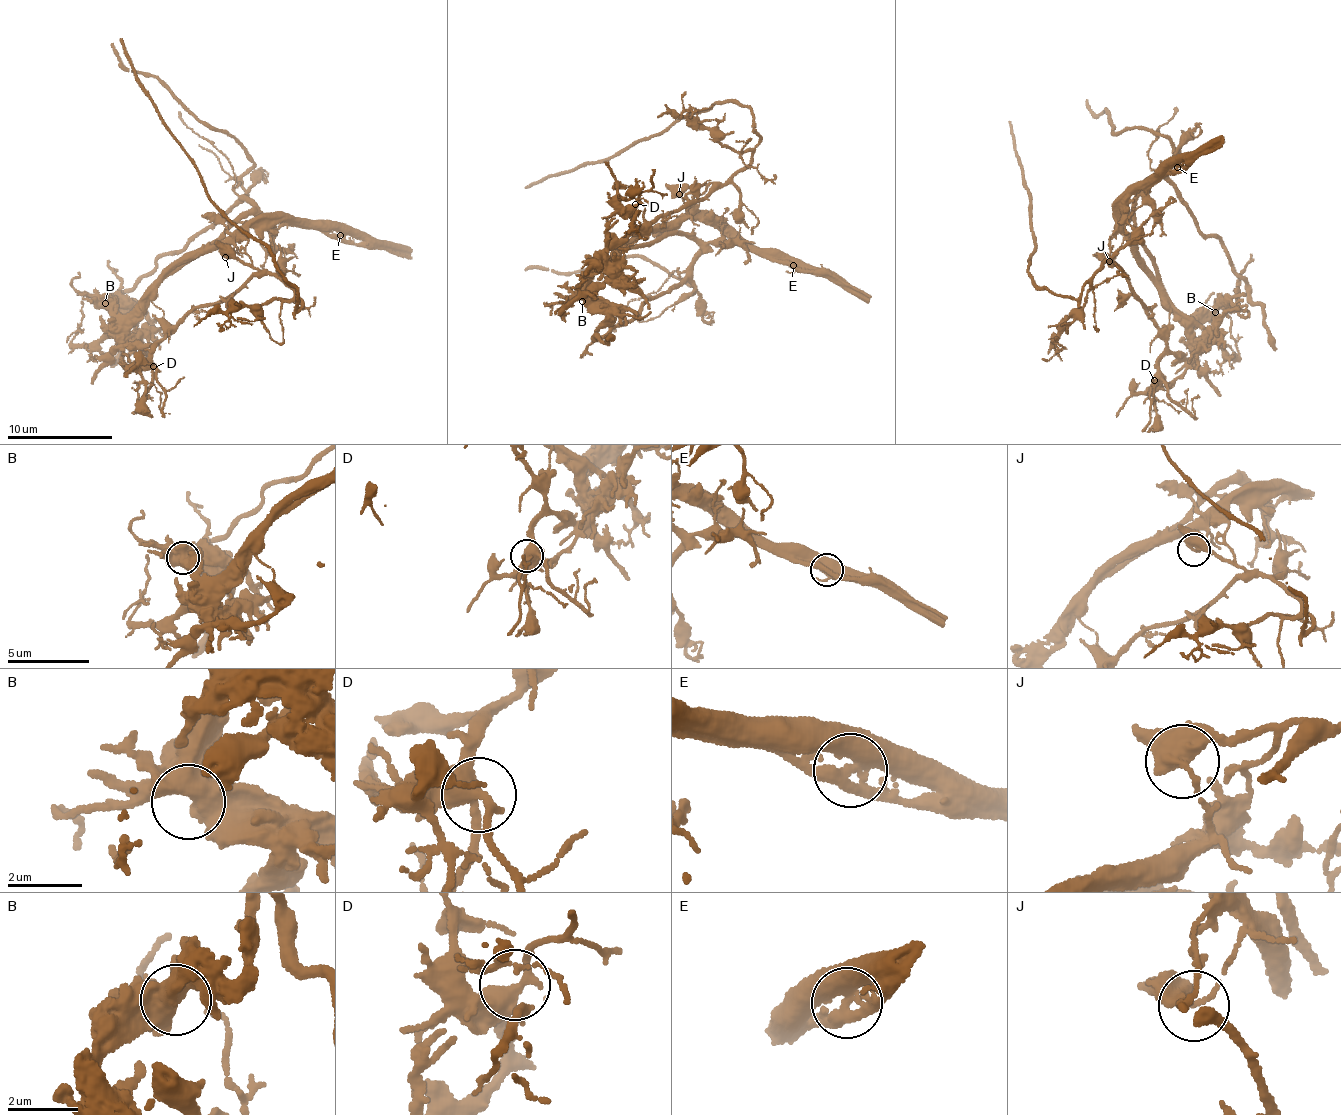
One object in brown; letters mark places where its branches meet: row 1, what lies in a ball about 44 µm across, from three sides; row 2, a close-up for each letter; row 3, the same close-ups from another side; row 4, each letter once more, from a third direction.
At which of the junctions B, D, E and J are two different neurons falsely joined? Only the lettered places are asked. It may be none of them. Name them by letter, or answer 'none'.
E, J

